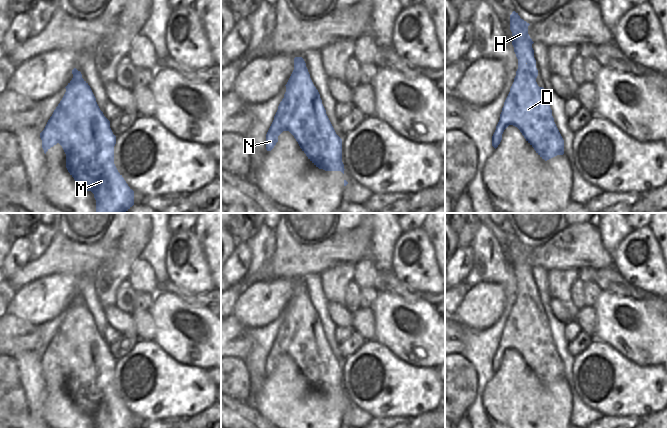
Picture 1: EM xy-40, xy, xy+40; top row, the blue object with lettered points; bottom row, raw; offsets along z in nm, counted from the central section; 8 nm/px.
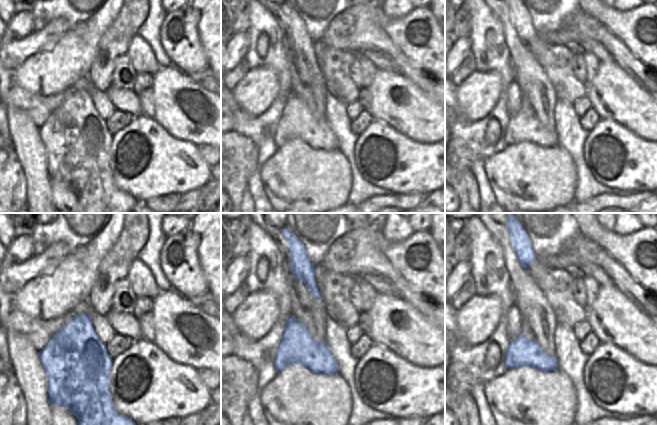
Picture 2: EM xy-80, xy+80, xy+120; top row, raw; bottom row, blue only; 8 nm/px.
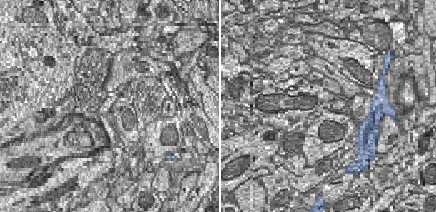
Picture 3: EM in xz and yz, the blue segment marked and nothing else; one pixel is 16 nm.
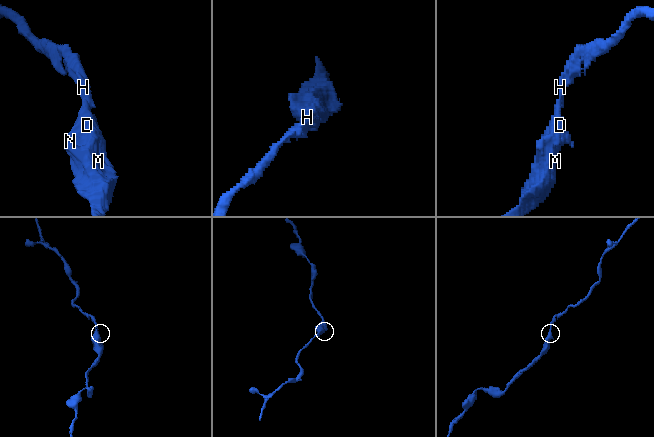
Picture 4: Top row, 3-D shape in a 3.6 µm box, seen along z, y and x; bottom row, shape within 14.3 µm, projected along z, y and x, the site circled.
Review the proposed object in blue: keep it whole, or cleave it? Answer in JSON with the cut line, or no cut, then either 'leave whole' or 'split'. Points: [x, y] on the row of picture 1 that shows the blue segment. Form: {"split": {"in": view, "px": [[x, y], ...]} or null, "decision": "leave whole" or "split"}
{"split": null, "decision": "leave whole"}

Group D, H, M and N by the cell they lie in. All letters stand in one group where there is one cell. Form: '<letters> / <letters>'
D H M N

